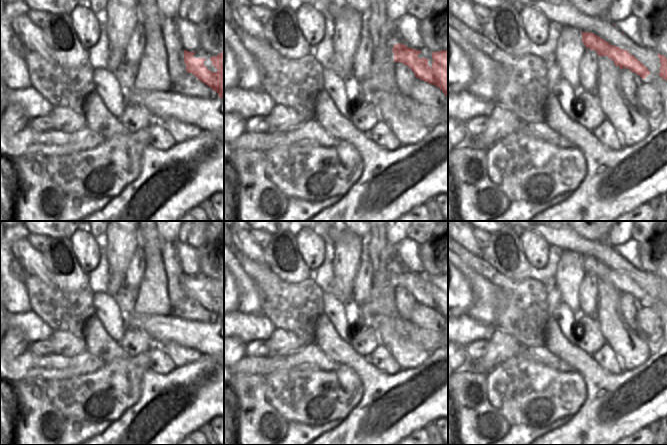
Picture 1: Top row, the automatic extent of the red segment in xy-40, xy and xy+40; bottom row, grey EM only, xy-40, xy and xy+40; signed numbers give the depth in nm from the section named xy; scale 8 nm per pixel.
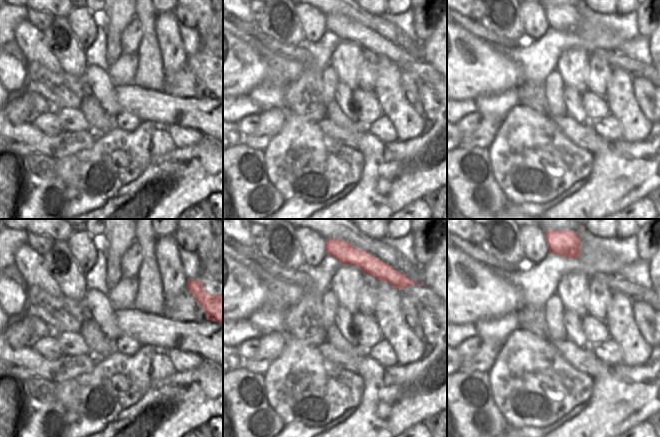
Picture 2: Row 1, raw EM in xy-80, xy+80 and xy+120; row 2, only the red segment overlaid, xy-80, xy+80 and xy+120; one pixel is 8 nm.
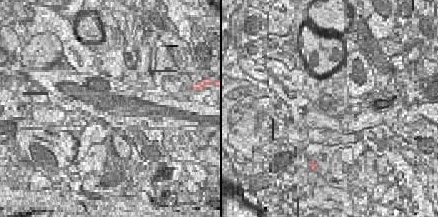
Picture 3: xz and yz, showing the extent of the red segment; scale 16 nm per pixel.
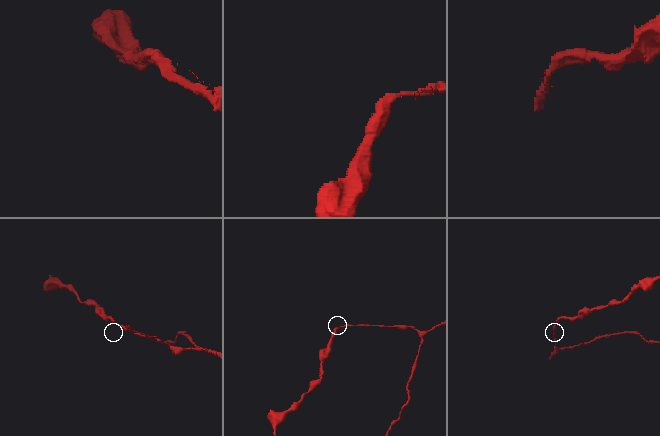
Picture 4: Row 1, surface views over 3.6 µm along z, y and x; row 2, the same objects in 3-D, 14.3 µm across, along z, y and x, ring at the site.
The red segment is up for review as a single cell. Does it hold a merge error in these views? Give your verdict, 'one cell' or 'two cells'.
two cells

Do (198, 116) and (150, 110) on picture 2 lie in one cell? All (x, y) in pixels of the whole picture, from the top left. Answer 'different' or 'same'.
same

